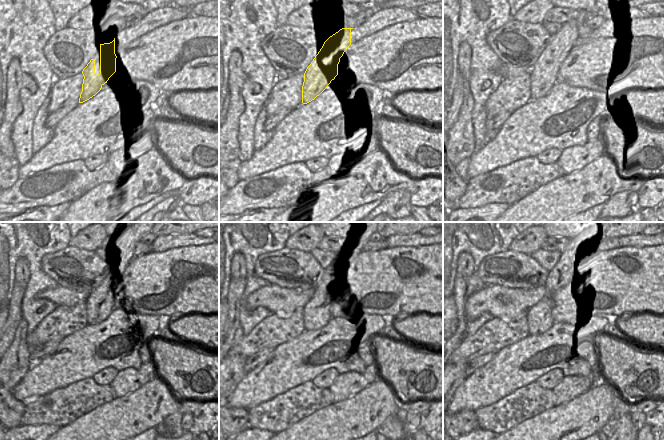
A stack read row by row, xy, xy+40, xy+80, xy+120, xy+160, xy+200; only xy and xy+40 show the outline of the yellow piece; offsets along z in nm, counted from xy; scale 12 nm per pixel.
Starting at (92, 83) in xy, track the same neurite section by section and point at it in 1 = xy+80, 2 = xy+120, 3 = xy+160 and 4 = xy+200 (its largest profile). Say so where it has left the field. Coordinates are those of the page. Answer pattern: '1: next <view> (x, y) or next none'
1: next xy+80 (544, 73)
2: next xy+120 (98, 304)
3: next xy+160 (319, 310)
4: next xy+200 (539, 320)

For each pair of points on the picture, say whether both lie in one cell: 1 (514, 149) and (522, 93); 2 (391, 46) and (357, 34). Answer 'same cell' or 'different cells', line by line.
1: different cells
2: different cells

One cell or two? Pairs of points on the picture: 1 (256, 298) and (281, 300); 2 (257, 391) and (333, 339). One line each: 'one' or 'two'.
1: one
2: one

